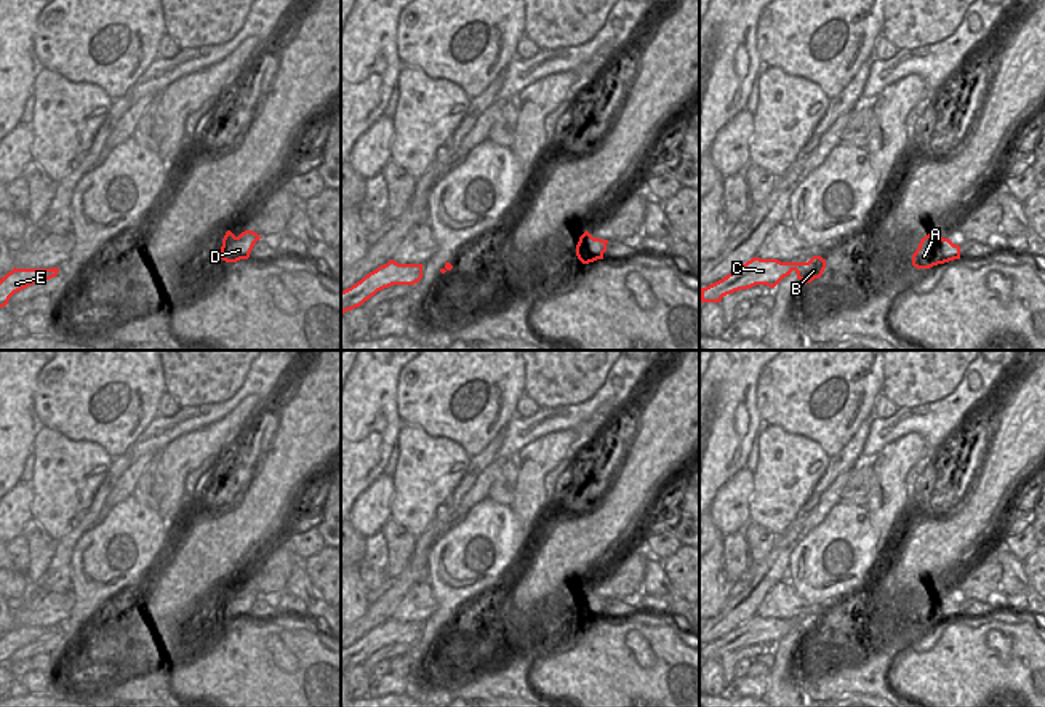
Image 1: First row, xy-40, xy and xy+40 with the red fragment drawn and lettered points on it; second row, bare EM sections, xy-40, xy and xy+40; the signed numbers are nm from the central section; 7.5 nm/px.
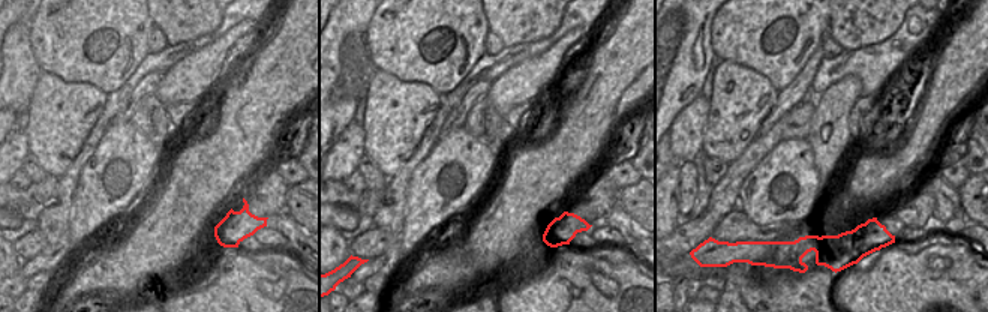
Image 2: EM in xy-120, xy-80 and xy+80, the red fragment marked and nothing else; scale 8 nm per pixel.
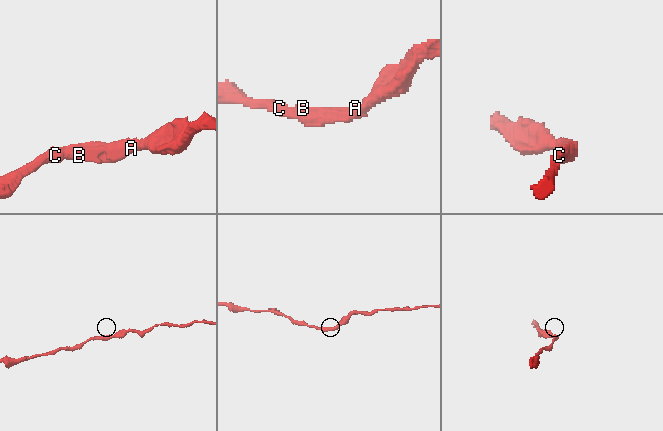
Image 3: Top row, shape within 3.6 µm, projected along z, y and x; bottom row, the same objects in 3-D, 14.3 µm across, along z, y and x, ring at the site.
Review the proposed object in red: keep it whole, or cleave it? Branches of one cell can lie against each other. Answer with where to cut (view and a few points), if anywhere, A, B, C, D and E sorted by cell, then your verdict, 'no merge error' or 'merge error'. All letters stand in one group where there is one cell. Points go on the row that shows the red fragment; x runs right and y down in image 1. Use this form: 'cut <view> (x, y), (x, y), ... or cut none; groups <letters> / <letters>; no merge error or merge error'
cut none; groups A B C D E; no merge error

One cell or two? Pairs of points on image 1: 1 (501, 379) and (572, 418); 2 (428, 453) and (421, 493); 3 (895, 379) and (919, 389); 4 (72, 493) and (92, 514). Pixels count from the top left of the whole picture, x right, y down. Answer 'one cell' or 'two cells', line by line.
1: two cells
2: one cell
3: one cell
4: two cells

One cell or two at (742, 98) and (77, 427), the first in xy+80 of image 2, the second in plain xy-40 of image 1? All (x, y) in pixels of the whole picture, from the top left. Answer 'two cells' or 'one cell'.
two cells

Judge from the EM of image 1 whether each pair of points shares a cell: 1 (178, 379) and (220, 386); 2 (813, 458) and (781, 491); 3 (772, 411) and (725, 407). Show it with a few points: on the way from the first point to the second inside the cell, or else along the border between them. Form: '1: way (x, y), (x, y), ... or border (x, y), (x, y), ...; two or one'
1: way (188, 379), (210, 379); one
2: way (805, 466), (788, 483); one
3: border (759, 373), (756, 410), (764, 424); two

